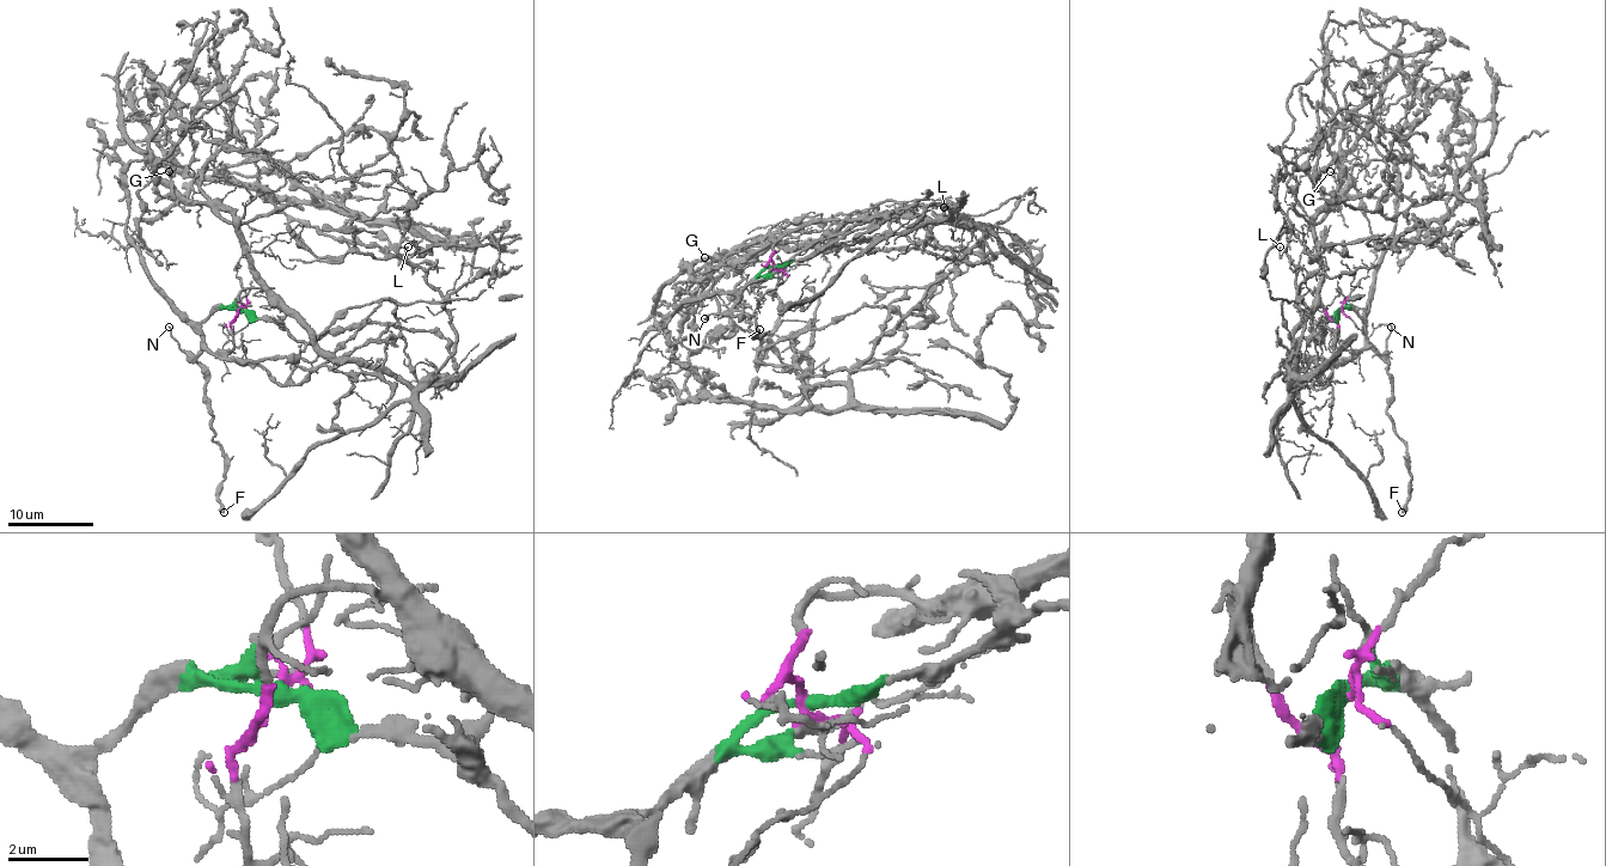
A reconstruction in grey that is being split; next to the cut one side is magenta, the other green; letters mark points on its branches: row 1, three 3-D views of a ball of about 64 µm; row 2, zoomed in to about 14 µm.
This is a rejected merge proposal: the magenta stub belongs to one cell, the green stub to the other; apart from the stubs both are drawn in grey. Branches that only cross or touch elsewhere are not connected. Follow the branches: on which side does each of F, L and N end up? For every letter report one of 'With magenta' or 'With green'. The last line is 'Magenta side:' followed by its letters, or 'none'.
F: With green
L: With magenta
N: With green
Magenta side: L

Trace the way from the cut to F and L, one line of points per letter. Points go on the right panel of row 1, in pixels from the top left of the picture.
F: (1337, 311), (1350, 309), (1366, 324), (1366, 341), (1393, 380), (1387, 415), (1409, 458), (1411, 483), (1402, 512)
L: (1337, 311), (1331, 318), (1316, 287), (1295, 333), (1290, 386), (1304, 311), (1288, 241), (1282, 257), (1280, 247)

